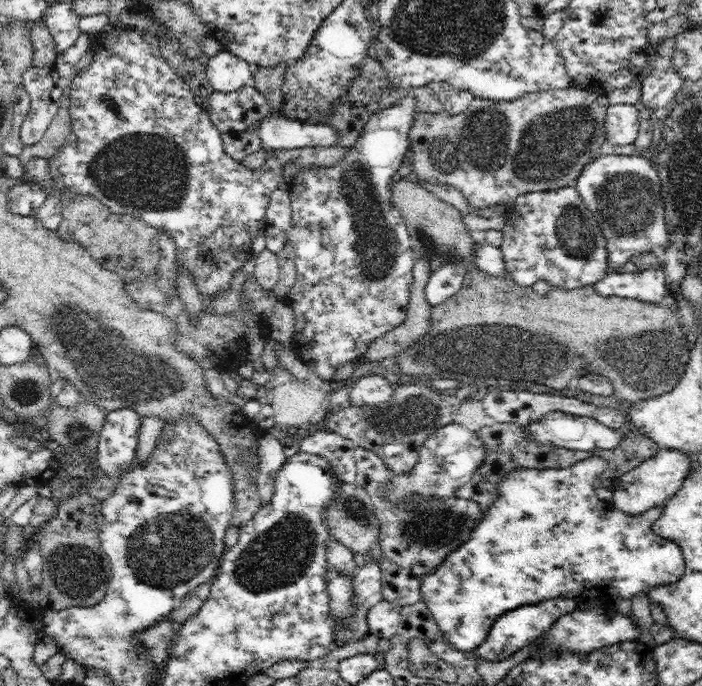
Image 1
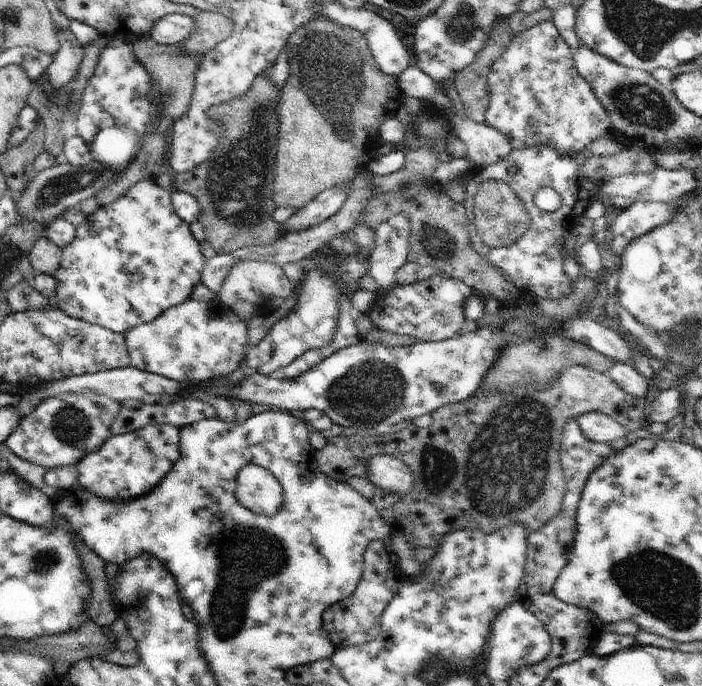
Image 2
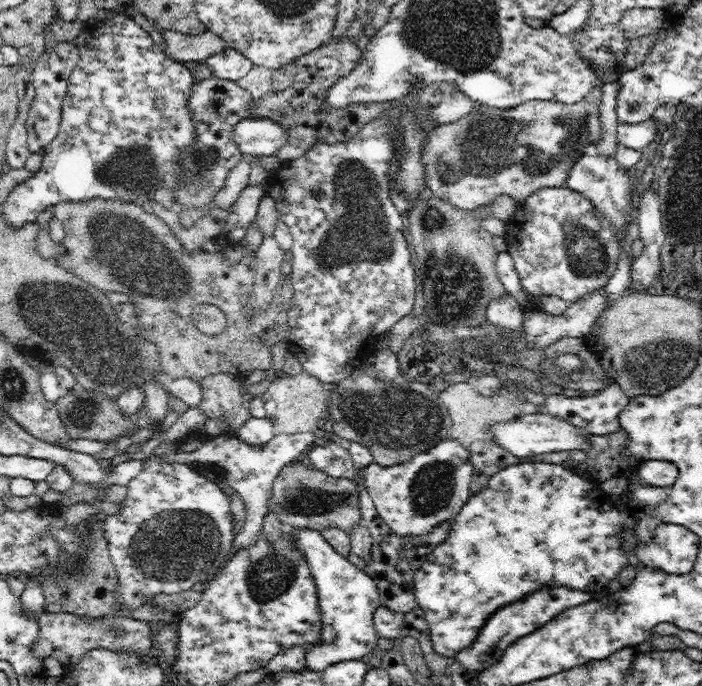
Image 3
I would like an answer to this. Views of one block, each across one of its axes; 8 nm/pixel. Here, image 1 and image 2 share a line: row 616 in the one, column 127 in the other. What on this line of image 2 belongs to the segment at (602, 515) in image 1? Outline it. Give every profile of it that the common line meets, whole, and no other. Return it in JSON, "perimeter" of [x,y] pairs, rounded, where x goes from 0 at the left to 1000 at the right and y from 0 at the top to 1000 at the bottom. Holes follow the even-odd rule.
{"perimeter":[[[211,618],[191,630],[158,636],[137,659],[128,660],[108,678],[113,688],[108,704],[114,704],[123,716],[144,723],[144,727],[172,730],[207,722],[208,717],[218,714],[231,697],[235,697],[246,684],[251,671],[259,666],[255,650],[256,625],[245,618]]]}

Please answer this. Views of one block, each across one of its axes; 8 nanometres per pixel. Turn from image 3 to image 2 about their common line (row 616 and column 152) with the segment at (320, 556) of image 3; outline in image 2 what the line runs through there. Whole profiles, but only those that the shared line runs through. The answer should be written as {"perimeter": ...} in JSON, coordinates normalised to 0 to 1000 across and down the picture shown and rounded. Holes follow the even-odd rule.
{"perimeter":[[[274,433],[239,449],[221,466],[188,478],[177,493],[187,535],[259,560],[328,548],[345,534],[355,506],[352,472],[328,448],[311,436],[281,440]]]}

